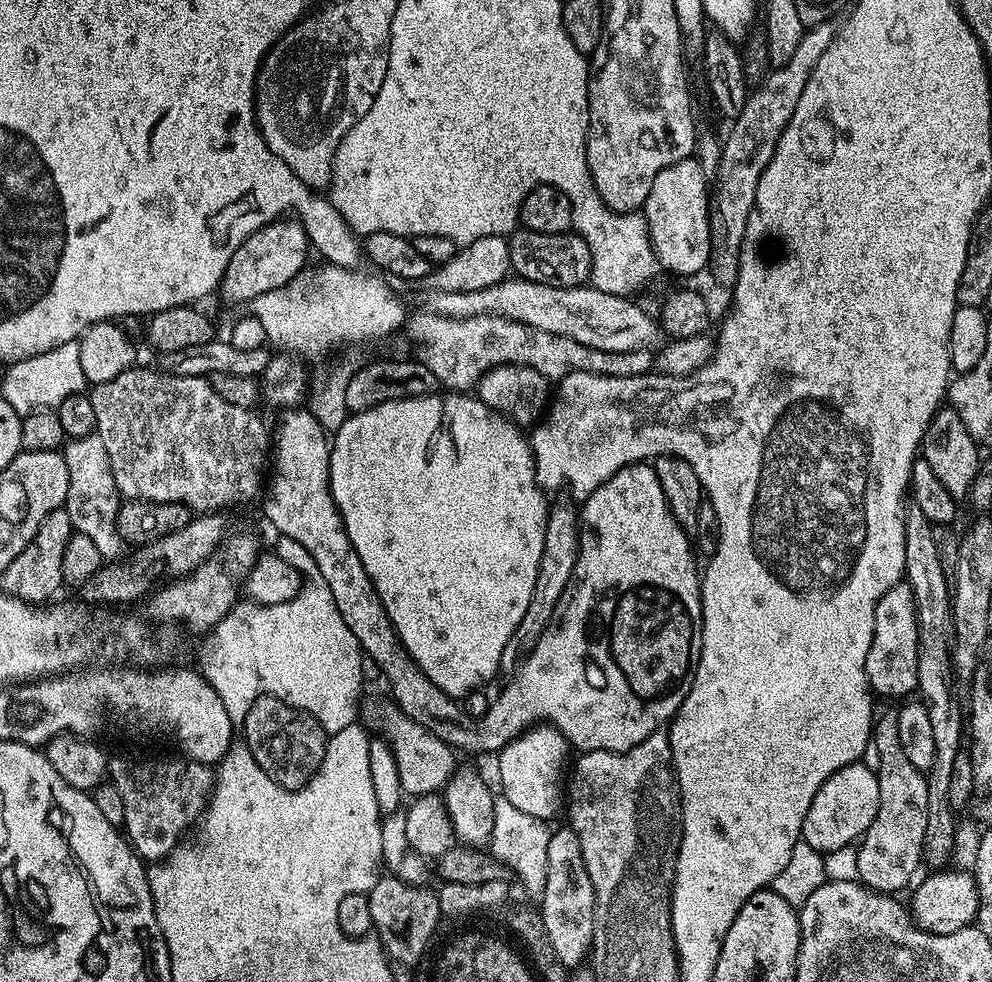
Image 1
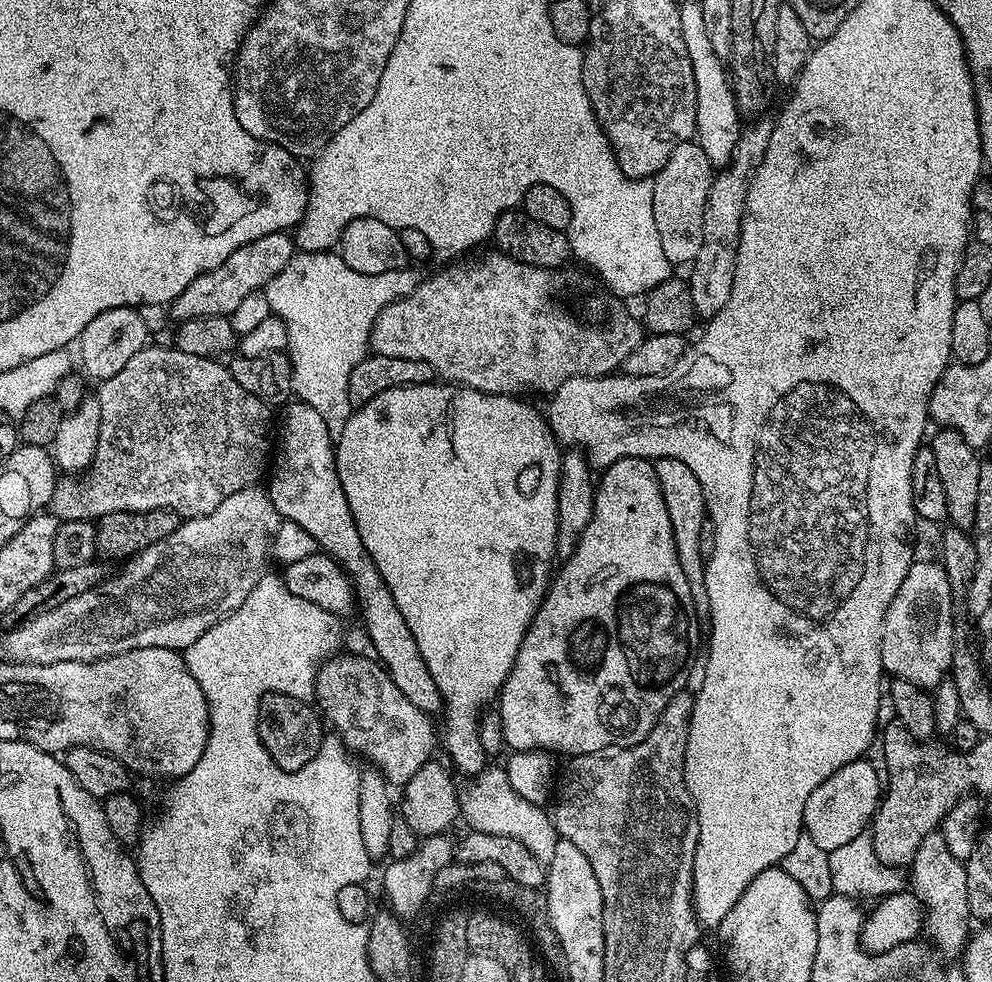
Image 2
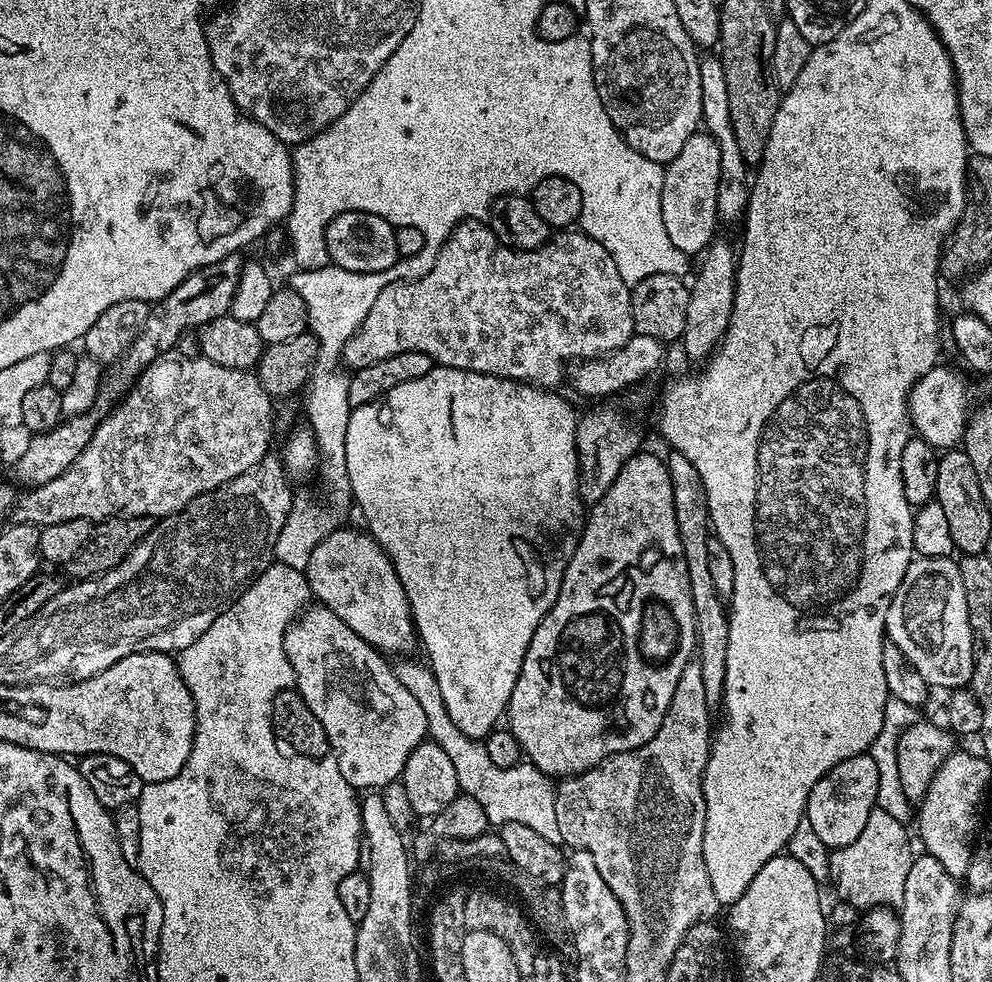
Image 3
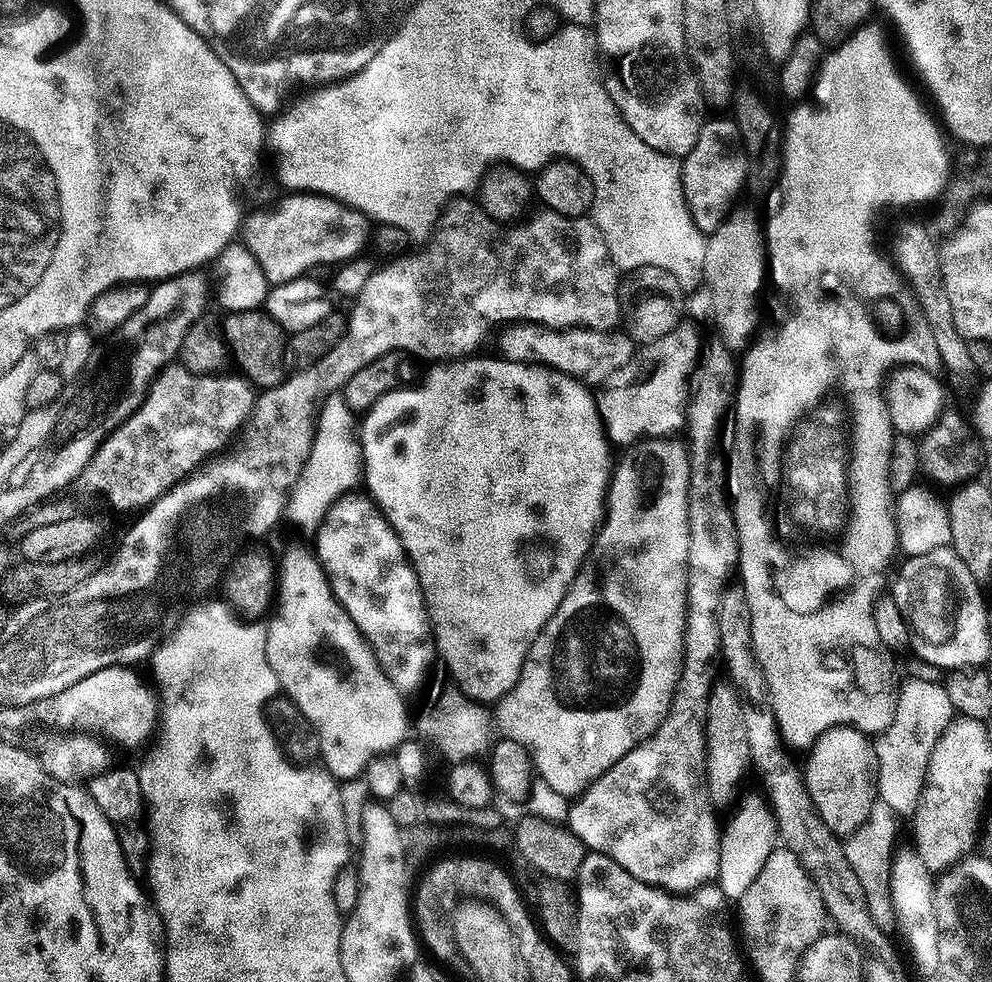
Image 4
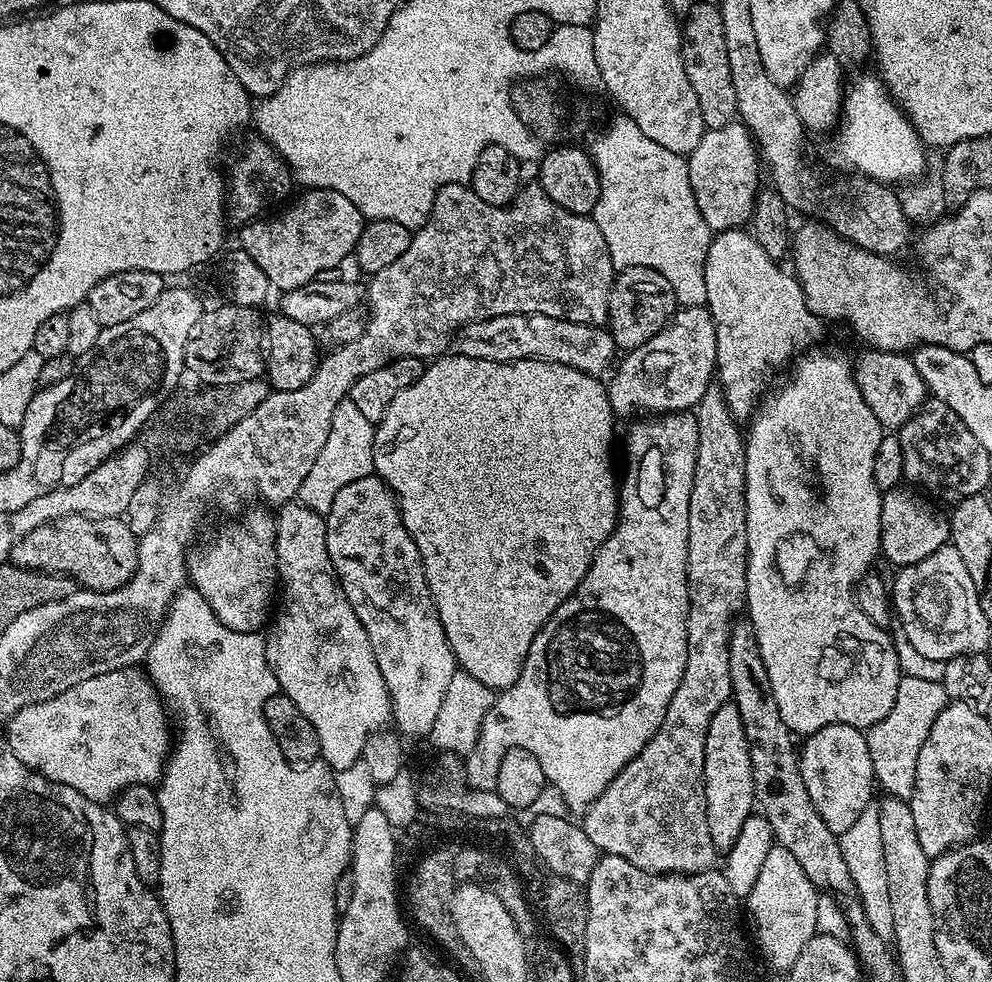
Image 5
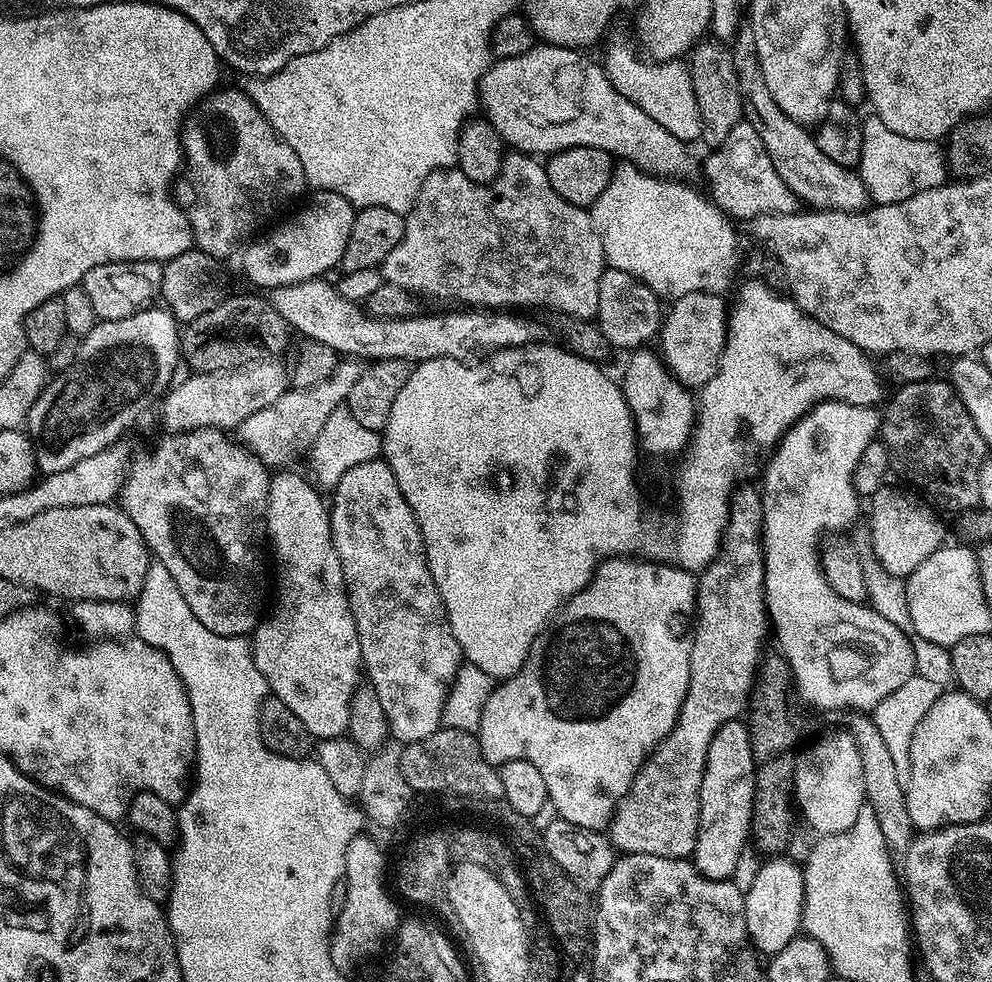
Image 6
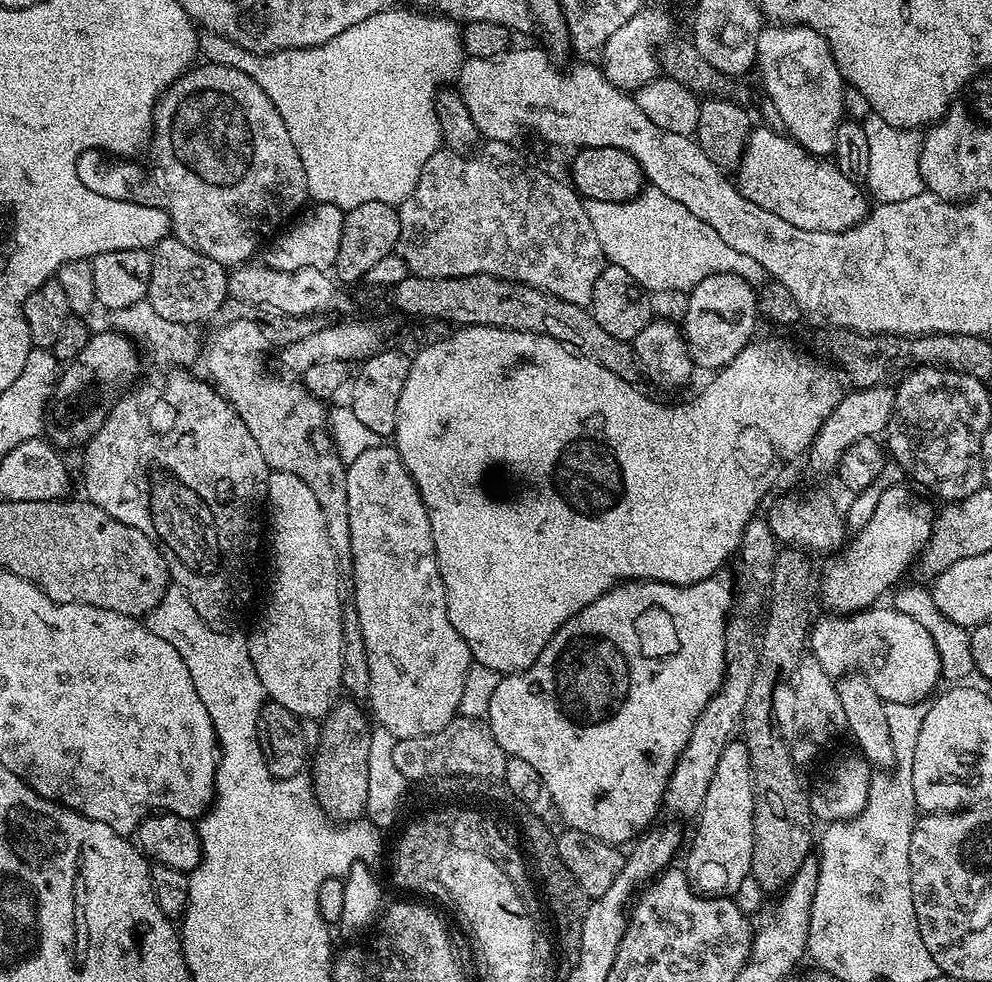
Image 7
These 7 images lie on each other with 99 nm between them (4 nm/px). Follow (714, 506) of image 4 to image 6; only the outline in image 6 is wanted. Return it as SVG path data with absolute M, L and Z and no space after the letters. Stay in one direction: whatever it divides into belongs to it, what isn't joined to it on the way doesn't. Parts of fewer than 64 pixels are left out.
M752 488L735 489L732 502L728 510L728 525L724 528L724 537L720 539L720 552L707 561L703 572L699 573L696 585L696 615L694 617L694 637L692 641L692 658L690 660L691 674L688 683L688 694L682 704L682 710L676 719L674 730L667 738L660 743L656 751L644 761L643 767L632 783L632 788L627 796L621 796L616 805L616 814L612 818L610 825L610 839L613 848L617 853L627 854L654 854L655 856L665 856L666 858L688 858L695 853L696 839L700 830L700 791L702 790L702 774L706 770L706 758L710 750L710 744L714 742L714 736L726 722L735 720L745 715L750 704L750 697L754 691L754 681L758 676L758 665L762 660L760 647L764 644L764 635L769 635L770 621L768 619L768 608L764 605L764 546L762 537L764 535L764 502L759 491Z

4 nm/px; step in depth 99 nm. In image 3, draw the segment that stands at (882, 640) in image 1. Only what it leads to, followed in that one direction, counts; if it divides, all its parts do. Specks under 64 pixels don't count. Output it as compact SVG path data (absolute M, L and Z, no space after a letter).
M943 556L914 558L890 602L884 627L887 639L902 650L902 654L917 668L918 673L933 689L963 689L971 685L972 675L976 669L976 641L970 626L968 609L968 591L962 584L962 570L955 559Z

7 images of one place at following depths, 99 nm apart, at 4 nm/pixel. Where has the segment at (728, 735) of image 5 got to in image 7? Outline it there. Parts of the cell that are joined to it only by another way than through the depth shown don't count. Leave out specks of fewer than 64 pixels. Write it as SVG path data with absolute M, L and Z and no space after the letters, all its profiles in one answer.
M733 738L722 750L722 758L718 758L718 770L714 770L714 778L710 778L710 790L706 790L706 798L695 821L696 833L692 836L686 865L693 892L702 896L735 897L752 871L753 814L750 758L743 739Z

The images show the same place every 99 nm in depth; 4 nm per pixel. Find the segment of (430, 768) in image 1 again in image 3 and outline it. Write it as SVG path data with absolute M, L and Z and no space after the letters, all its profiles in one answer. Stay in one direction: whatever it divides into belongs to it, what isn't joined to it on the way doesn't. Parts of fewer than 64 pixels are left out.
M323 606L312 607L305 607L297 615L296 619L289 624L284 635L284 649L286 650L286 658L292 667L292 680L294 681L295 691L300 693L301 698L306 702L306 706L310 706L314 718L318 718L318 722L322 722L322 730L326 730L328 746L331 755L336 758L336 768L342 770L342 778L346 778L346 782L350 782L350 786L357 790L383 790L388 784L401 779L404 763L410 758L411 752L426 740L428 736L426 710L418 702L416 693L408 687L407 683L401 677L399 680L392 673L391 666L384 661L387 659L377 652L376 649L369 646L362 638L358 638L358 634L354 634L354 630L350 630L350 626L346 626L346 622L342 622L342 618L338 618L338 614L334 614L329 608Z

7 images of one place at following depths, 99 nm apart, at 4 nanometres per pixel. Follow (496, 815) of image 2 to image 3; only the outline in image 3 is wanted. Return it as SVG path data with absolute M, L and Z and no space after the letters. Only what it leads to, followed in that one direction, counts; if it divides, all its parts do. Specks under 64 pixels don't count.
M412 672L406 676L406 683L416 693L418 702L426 710L430 740L446 750L447 757L454 762L461 793L478 802L478 806L482 806L485 821L493 826L506 822L522 822L522 826L528 826L535 833L542 834L542 838L560 844L558 818L555 817L554 811L556 789L550 777L536 766L529 767L529 772L494 766L494 762L490 762L490 754L486 754L486 746L483 742L462 734L462 730L454 726L442 702L442 694L438 690L438 682L435 678L430 674L424 673L423 676L420 672Z

